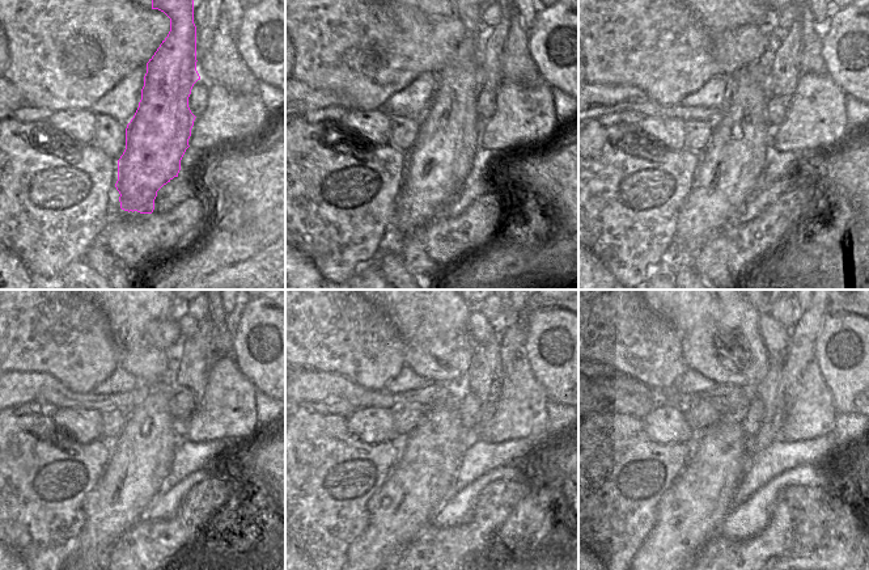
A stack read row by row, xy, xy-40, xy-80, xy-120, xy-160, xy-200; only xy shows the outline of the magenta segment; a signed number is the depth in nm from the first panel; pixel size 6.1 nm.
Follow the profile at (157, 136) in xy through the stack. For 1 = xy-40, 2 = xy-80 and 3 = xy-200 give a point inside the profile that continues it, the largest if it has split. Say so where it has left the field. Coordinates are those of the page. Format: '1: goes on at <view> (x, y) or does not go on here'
1: goes on at xy-40 (441, 157)
2: goes on at xy-80 (733, 159)
3: goes on at xy-200 (691, 511)

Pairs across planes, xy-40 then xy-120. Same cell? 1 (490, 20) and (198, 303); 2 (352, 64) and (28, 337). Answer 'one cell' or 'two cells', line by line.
1: one cell
2: one cell

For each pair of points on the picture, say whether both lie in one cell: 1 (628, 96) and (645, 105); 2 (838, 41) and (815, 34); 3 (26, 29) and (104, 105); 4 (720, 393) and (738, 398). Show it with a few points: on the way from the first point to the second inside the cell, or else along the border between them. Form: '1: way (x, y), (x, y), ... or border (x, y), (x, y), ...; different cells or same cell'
1: way (632, 98), (641, 104); same cell
2: border (821, 30), (821, 56), (825, 66); different cells
3: border (122, 79), (90, 108); different cells
4: way (724, 397), (734, 398); same cell

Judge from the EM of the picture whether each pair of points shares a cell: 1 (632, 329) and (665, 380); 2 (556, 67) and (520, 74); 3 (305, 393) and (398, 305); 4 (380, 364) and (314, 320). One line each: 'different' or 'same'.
1: same
2: different
3: different
4: same

